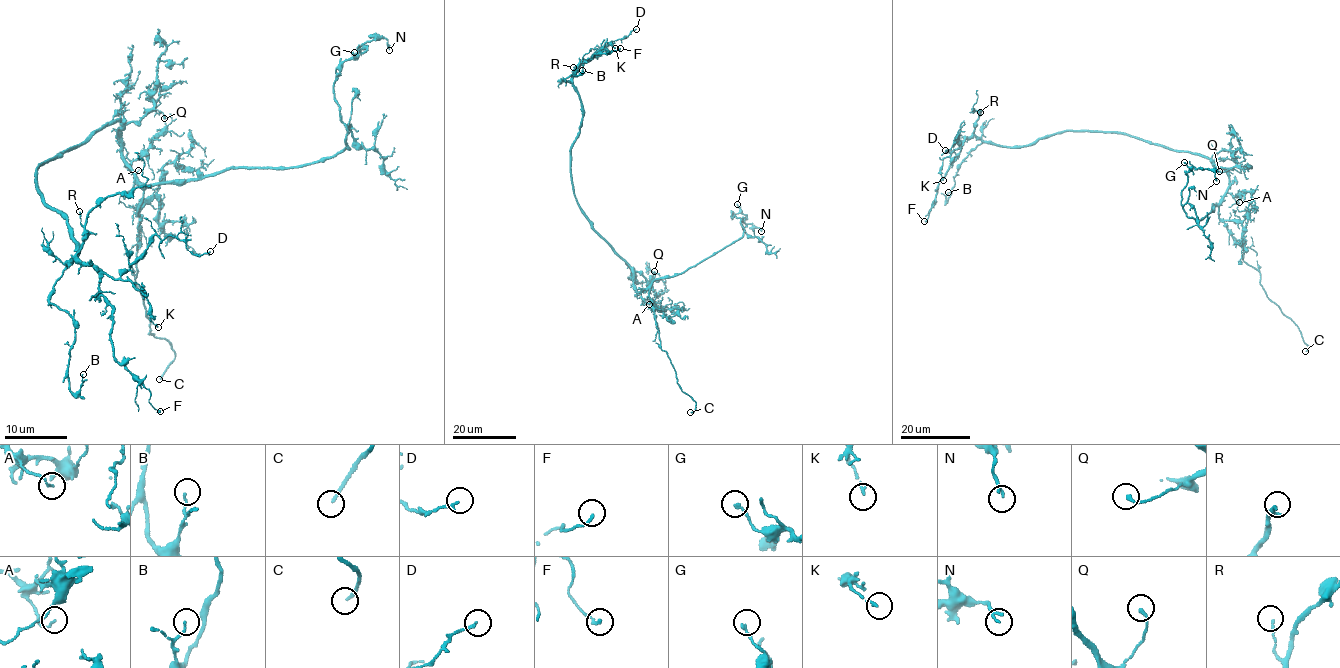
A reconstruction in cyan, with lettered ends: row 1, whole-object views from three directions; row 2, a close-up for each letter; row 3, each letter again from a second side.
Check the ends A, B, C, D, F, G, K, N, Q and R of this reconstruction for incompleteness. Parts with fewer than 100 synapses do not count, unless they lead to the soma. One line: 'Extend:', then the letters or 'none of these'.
Extend: C

